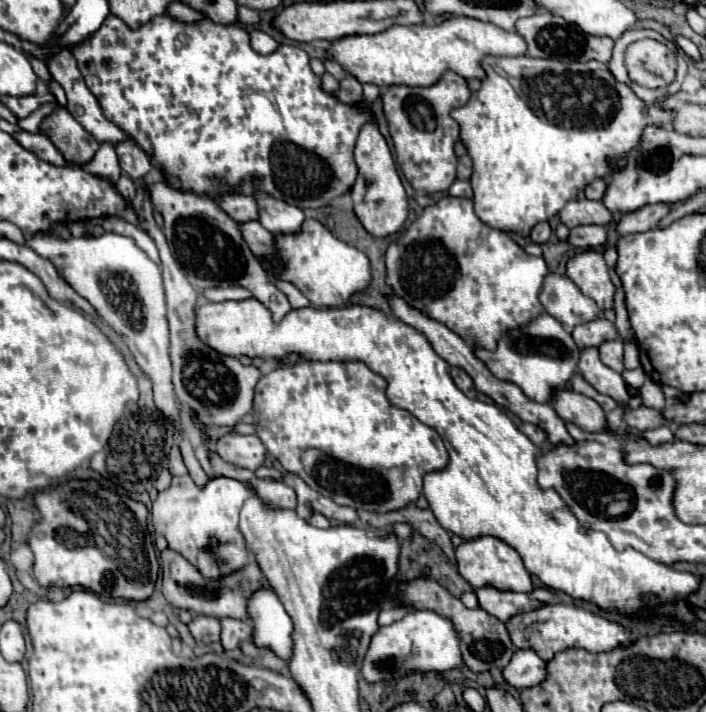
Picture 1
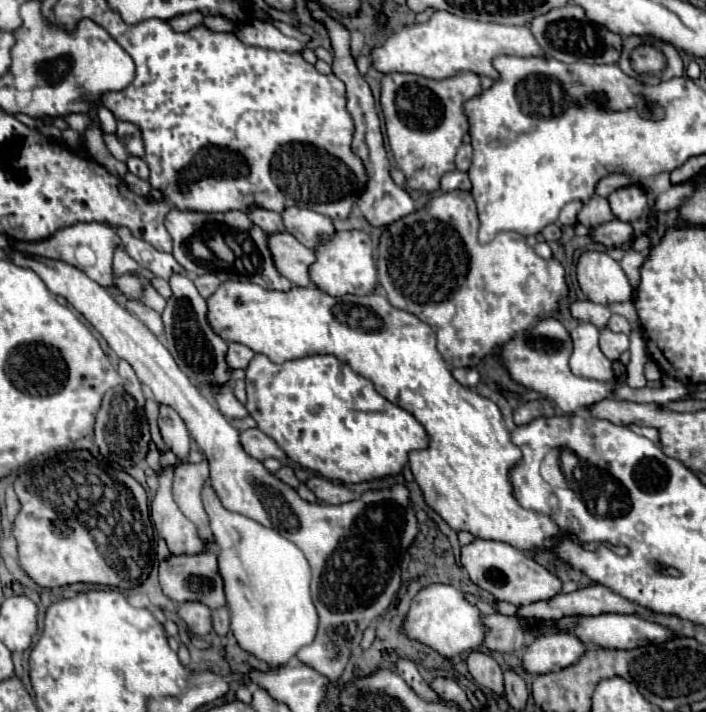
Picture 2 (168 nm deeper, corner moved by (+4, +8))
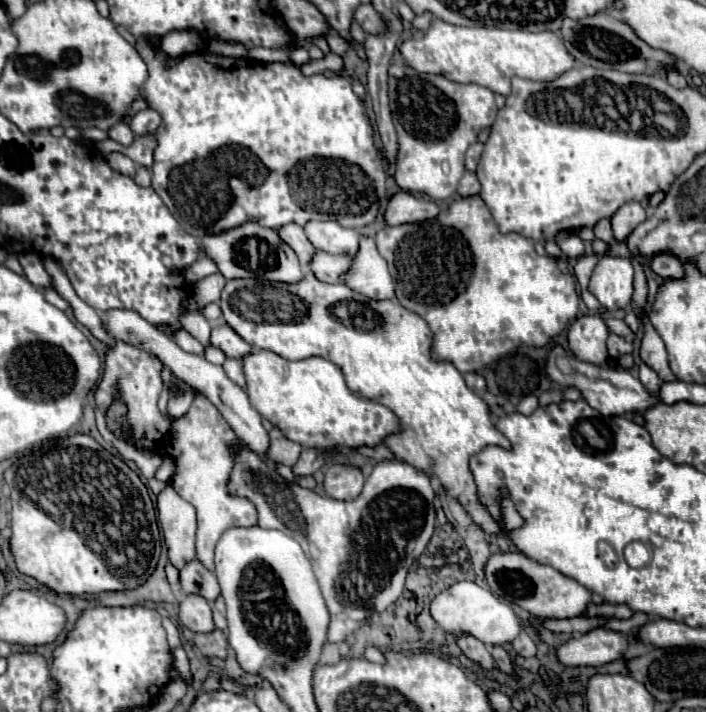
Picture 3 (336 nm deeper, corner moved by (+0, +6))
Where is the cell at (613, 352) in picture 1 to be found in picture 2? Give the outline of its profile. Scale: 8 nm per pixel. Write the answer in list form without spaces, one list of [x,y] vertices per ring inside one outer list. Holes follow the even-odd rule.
[[[600,330],[600,350],[608,360],[618,360],[622,352],[630,346],[626,334],[616,334],[612,330]]]

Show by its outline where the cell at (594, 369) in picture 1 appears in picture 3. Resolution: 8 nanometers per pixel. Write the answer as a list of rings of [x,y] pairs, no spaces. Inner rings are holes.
[[[586,314],[578,318],[568,332],[568,344],[572,354],[590,364],[606,364],[608,352],[606,352],[606,338],[608,338],[608,328],[600,316]]]

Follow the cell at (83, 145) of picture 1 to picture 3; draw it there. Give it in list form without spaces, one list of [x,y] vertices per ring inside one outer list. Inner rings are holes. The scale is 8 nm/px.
[[[110,152],[110,154],[106,154],[106,162],[108,162],[110,168],[114,168],[116,172],[122,172],[122,174],[126,174],[126,176],[134,176],[134,174],[136,174],[136,164],[134,164],[128,156],[124,156],[124,154],[120,154],[120,152]]]

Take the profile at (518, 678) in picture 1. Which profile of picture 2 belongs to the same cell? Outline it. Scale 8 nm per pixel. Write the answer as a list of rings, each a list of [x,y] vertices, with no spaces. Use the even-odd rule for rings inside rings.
[[[548,632],[526,648],[522,662],[530,674],[548,674],[576,664],[584,652],[584,642],[574,634]]]

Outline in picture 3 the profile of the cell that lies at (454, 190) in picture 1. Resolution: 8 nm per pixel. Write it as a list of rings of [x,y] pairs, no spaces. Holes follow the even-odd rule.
[[[466,172],[458,182],[458,194],[460,196],[474,196],[480,192],[480,182],[474,172]]]

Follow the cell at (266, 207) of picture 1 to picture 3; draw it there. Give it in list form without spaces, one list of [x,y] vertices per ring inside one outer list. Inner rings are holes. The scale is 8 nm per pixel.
[[[310,220],[310,224],[304,224],[304,232],[318,250],[344,256],[354,256],[358,252],[360,232],[342,228],[340,224],[334,224],[334,220]]]

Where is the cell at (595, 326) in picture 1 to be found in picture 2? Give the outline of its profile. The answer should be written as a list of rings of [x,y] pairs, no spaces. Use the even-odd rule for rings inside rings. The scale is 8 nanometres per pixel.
[[[614,314],[612,318],[610,318],[610,326],[608,326],[612,332],[622,332],[622,334],[630,334],[632,332],[632,328],[630,328],[630,322],[624,318],[624,316],[618,316],[618,314]]]

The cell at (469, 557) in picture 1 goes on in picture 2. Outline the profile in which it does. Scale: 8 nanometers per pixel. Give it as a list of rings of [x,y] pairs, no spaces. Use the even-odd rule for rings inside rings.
[[[474,540],[472,544],[462,546],[462,566],[476,586],[490,592],[496,600],[504,600],[516,606],[552,600],[562,590],[562,580],[556,574],[538,564],[532,556],[526,556],[522,550],[512,548],[506,542]]]

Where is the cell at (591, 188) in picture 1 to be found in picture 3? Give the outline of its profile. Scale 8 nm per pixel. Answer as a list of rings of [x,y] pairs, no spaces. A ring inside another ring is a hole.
[[[662,250],[656,256],[652,256],[650,266],[662,278],[680,278],[682,276],[682,264],[670,250]]]

